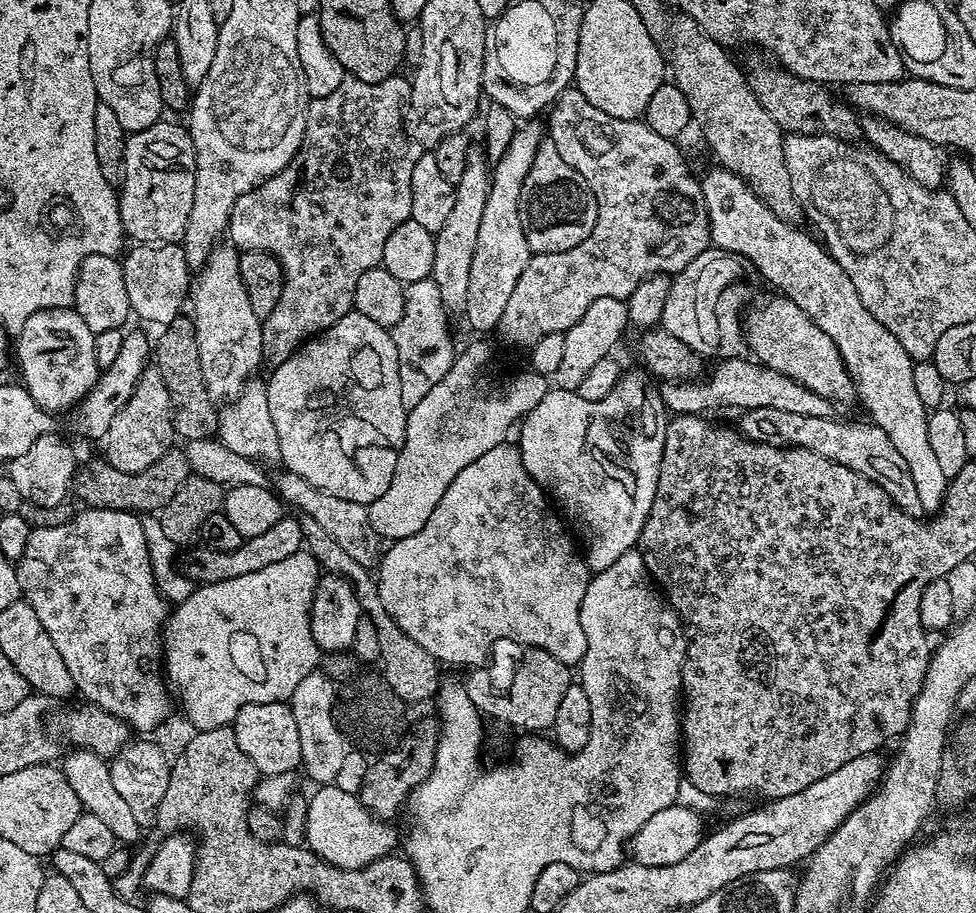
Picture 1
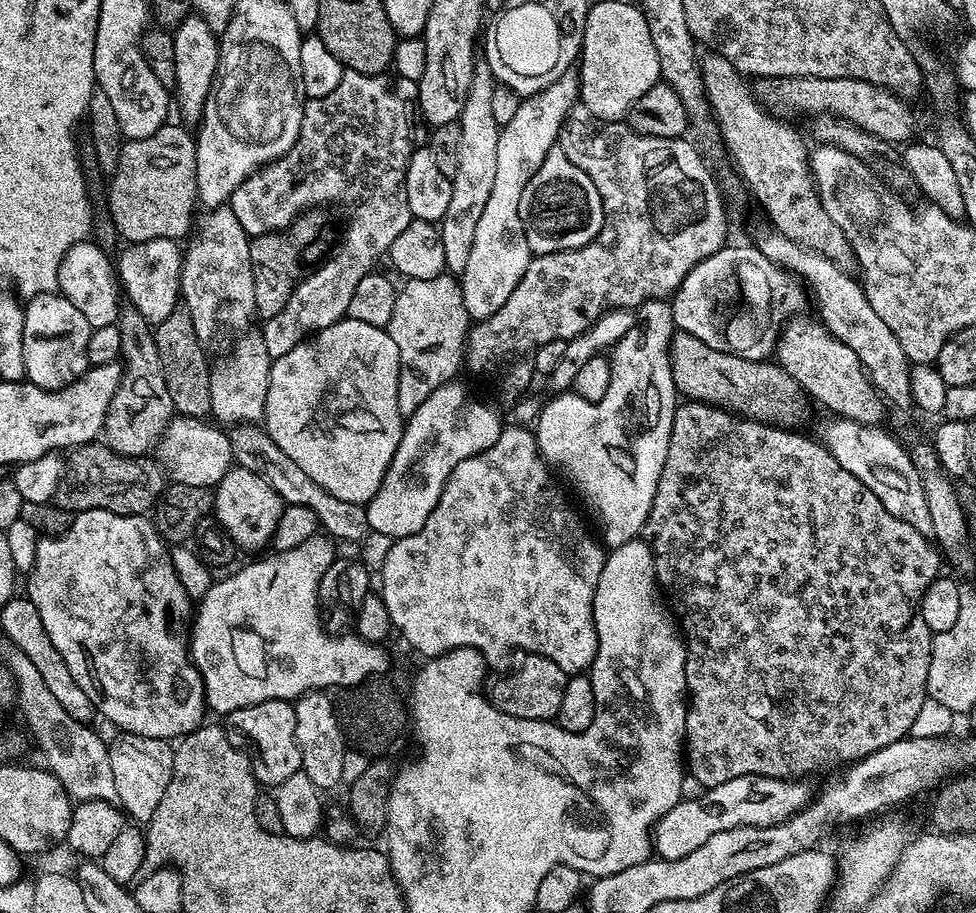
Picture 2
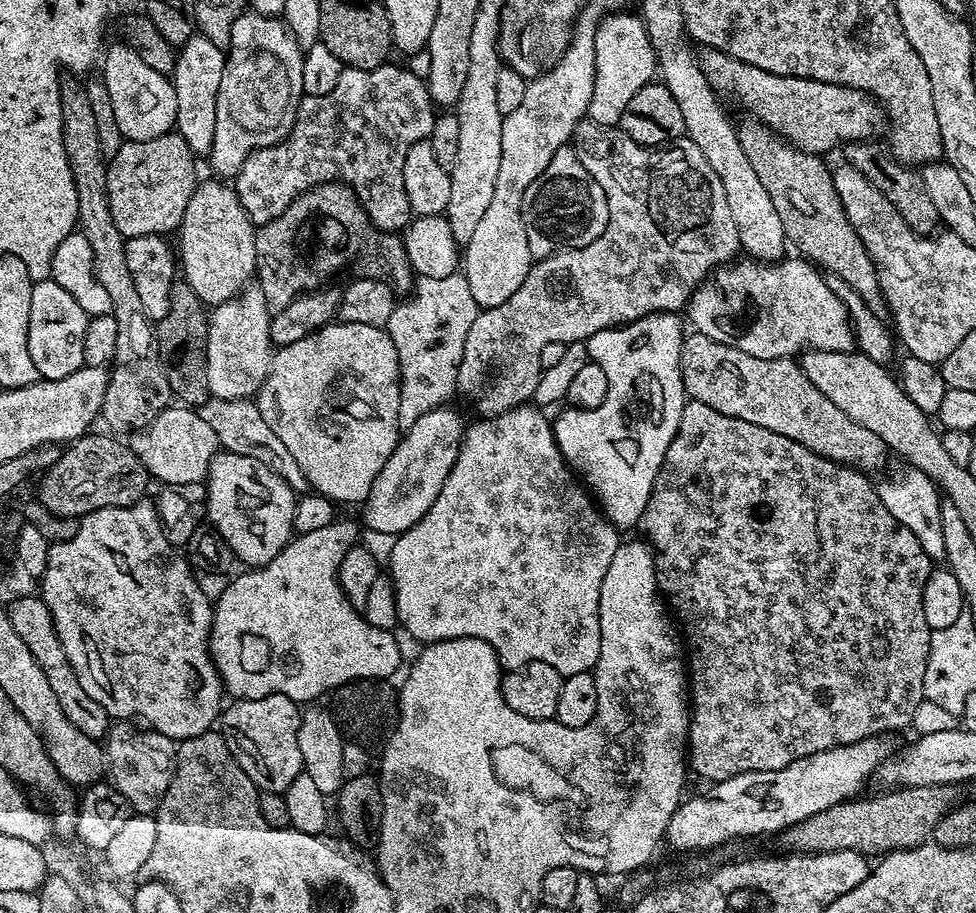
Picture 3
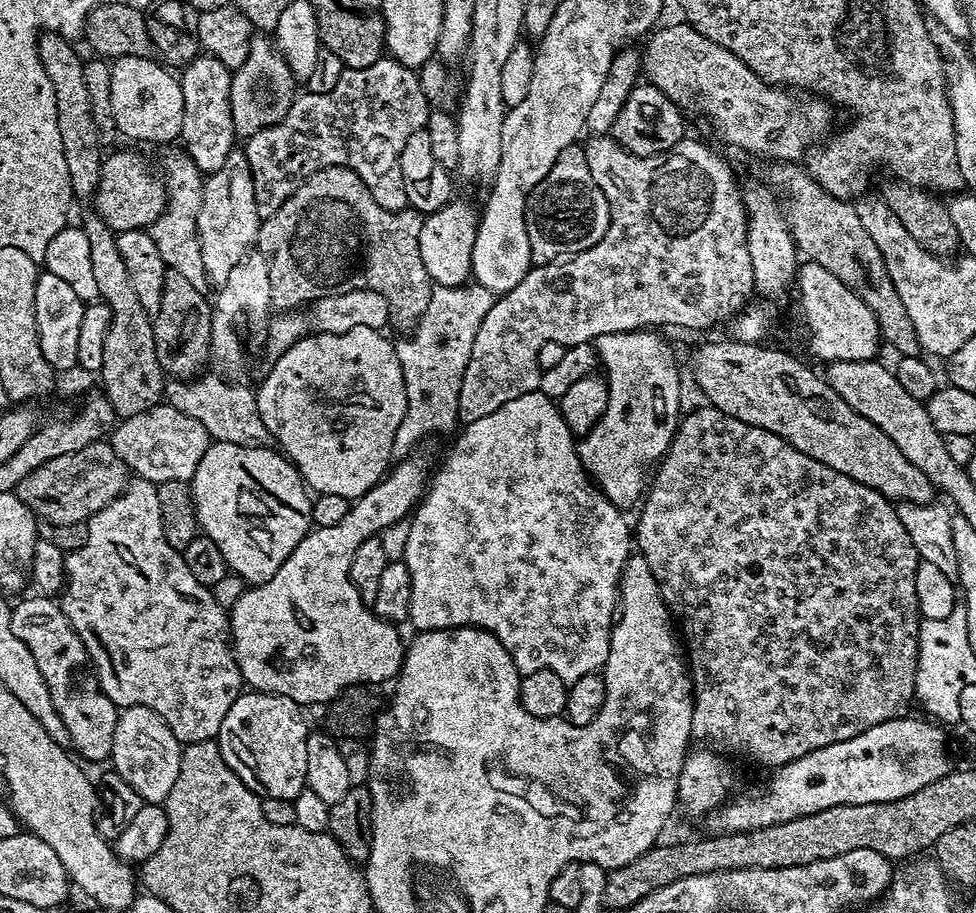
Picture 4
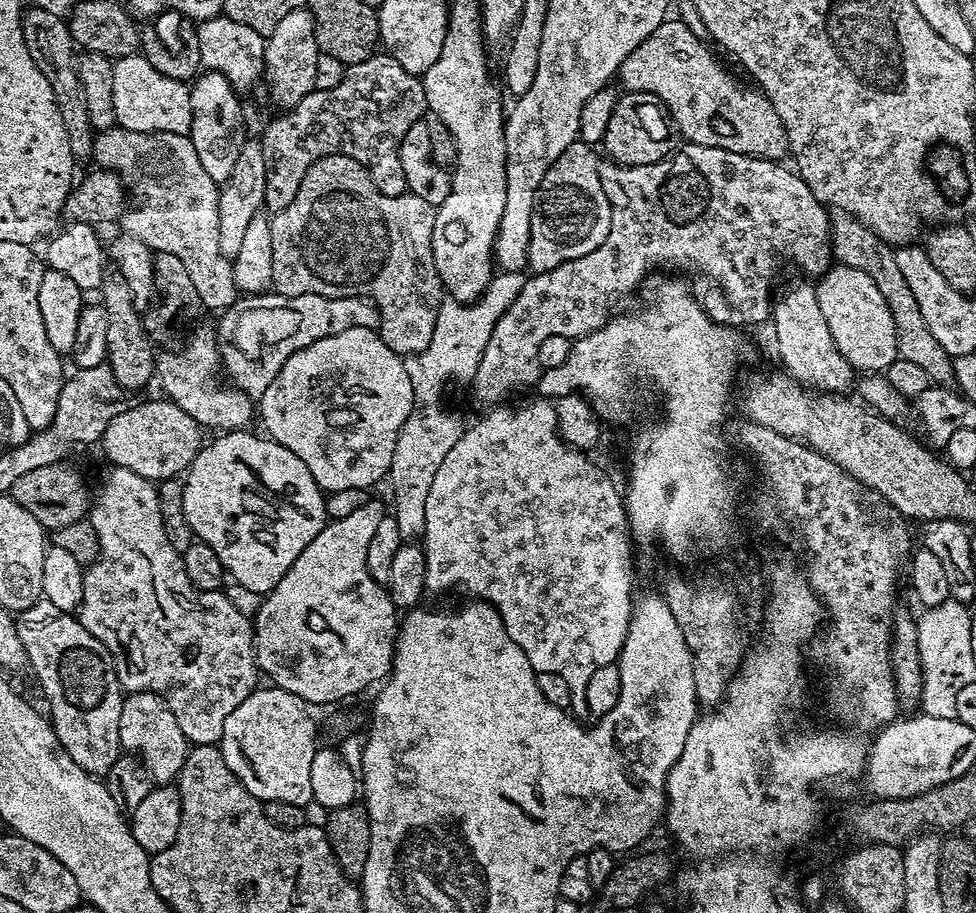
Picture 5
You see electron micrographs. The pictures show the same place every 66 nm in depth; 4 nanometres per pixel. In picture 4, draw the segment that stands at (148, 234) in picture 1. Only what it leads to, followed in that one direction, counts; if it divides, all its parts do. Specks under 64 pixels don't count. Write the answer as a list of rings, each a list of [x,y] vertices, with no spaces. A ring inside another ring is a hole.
[[[112,152],[100,162],[100,186],[94,197],[95,215],[100,216],[113,232],[119,234],[135,228],[147,229],[164,212],[166,207],[166,184],[156,177],[152,164],[140,152]]]

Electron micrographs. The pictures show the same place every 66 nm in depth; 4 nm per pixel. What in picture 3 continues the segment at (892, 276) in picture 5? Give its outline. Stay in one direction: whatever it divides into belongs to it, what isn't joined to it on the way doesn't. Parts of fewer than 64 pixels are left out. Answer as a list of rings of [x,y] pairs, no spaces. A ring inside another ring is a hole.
[[[747,123],[740,124],[738,128],[742,150],[746,152],[782,220],[787,243],[792,248],[796,247],[803,259],[812,261],[829,277],[845,280],[874,315],[887,317],[888,305],[880,292],[876,267],[866,246],[862,246],[862,238],[858,238],[854,226],[850,226],[844,208],[836,197],[830,168],[820,161],[823,159],[817,153],[798,150],[765,124]]]

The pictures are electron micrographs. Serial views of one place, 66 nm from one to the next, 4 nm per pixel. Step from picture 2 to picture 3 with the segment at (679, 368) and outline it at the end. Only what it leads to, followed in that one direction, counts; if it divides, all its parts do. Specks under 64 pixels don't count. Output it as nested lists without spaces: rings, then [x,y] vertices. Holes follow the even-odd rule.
[[[695,330],[684,337],[682,354],[680,355],[682,382],[688,400],[697,400],[710,410],[718,410],[718,414],[726,414],[730,418],[742,418],[742,422],[754,422],[754,426],[766,426],[766,430],[774,430],[774,434],[782,434],[782,438],[790,438],[806,450],[824,456],[836,464],[847,464],[865,474],[873,474],[890,457],[890,449],[866,426],[858,426],[850,414],[842,414],[818,386],[806,378],[795,359],[787,356],[778,358],[754,358],[754,354],[742,354],[742,350],[734,350],[734,346],[722,346],[722,342],[714,342],[714,338],[706,338],[706,334]]]

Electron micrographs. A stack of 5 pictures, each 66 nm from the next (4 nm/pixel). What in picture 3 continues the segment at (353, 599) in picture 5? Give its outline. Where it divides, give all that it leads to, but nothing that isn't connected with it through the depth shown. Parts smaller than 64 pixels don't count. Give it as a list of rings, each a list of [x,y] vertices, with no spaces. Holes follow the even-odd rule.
[[[452,406],[435,408],[407,429],[396,442],[386,466],[378,474],[367,500],[363,501],[364,520],[372,532],[399,534],[410,530],[434,506],[438,490],[446,482],[450,470],[460,453],[466,423]],[[334,522],[330,526],[322,526],[322,530],[310,530],[301,532],[295,538],[289,540],[288,545],[280,551],[268,564],[261,568],[244,570],[241,576],[233,575],[226,586],[225,592],[214,601],[212,613],[212,635],[210,637],[210,651],[212,661],[220,672],[220,680],[224,683],[224,691],[229,697],[238,700],[253,700],[254,698],[266,698],[270,694],[282,694],[286,698],[297,702],[316,702],[319,696],[327,697],[329,694],[349,684],[351,680],[382,680],[387,681],[400,668],[400,644],[395,640],[393,633],[386,629],[378,629],[372,626],[351,602],[346,594],[340,589],[340,567],[342,558],[357,543],[356,528],[352,524],[340,524]]]

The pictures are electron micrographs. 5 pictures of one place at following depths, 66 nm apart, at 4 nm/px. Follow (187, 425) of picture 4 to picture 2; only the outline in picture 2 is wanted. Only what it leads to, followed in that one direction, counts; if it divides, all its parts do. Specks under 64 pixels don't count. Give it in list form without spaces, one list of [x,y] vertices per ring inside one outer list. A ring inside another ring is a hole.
[[[177,415],[168,424],[161,442],[157,444],[156,456],[173,483],[214,488],[233,467],[236,455],[231,435],[208,422],[201,417]]]

